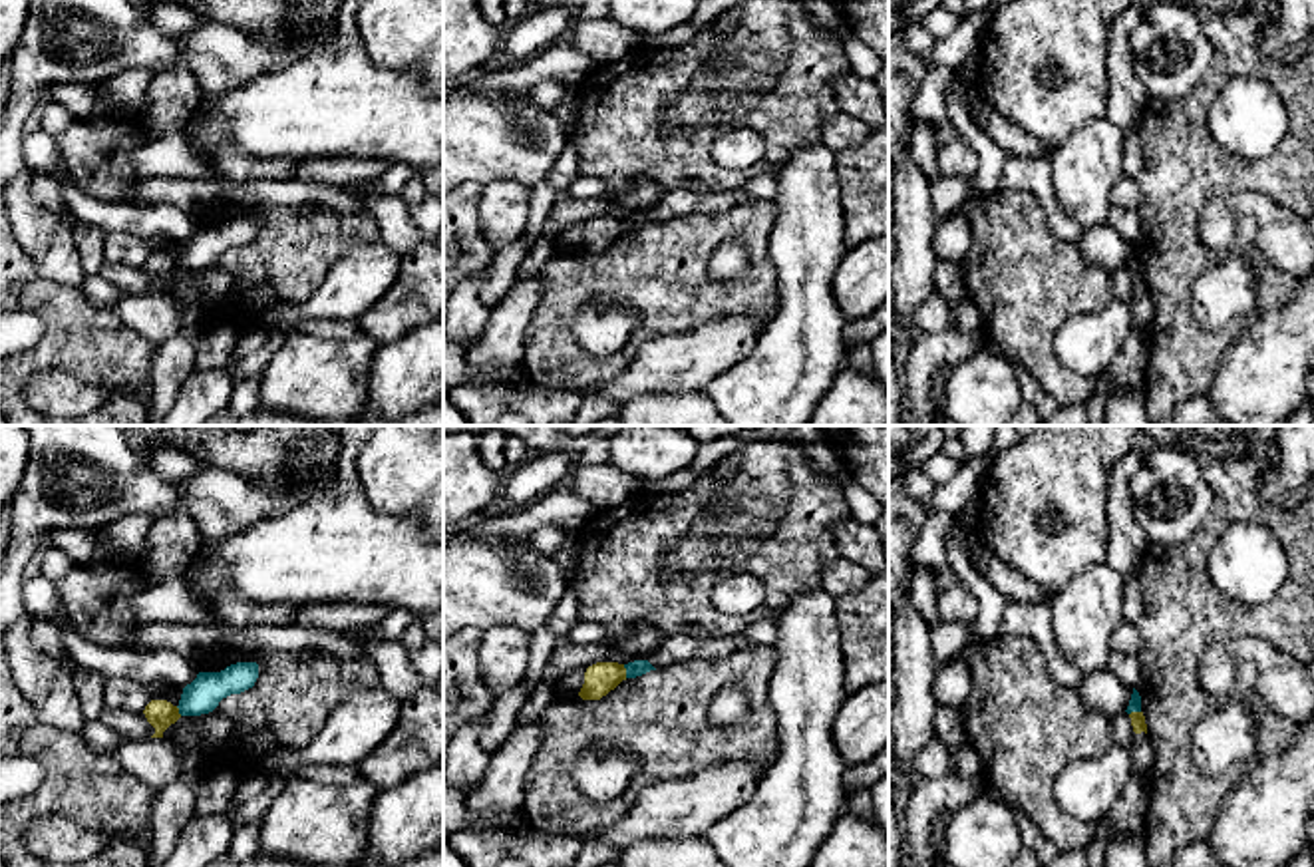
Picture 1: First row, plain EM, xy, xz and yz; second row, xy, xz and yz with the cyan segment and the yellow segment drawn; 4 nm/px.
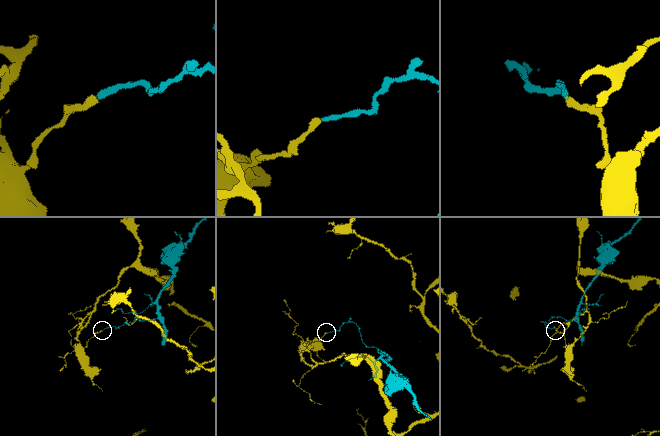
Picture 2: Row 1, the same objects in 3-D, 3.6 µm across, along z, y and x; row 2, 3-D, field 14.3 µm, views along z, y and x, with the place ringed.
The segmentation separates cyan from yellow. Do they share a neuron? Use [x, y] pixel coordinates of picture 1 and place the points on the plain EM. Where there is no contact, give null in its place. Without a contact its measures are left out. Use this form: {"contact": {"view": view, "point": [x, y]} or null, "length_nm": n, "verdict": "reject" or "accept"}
{"contact": {"view": "xz", "point": [627, 225]}, "length_nm": 60, "verdict": "reject"}

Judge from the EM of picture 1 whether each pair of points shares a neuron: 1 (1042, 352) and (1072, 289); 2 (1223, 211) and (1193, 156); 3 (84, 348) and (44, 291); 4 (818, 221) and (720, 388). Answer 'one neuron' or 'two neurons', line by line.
1: one neuron
2: two neurons
3: one neuron
4: one neuron

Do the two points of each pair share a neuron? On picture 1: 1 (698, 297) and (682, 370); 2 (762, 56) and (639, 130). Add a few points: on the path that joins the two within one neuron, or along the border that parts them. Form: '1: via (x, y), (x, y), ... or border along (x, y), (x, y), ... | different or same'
1: border along (734, 313), (645, 343) | different
2: via (732, 74), (680, 98), (668, 110) | same

